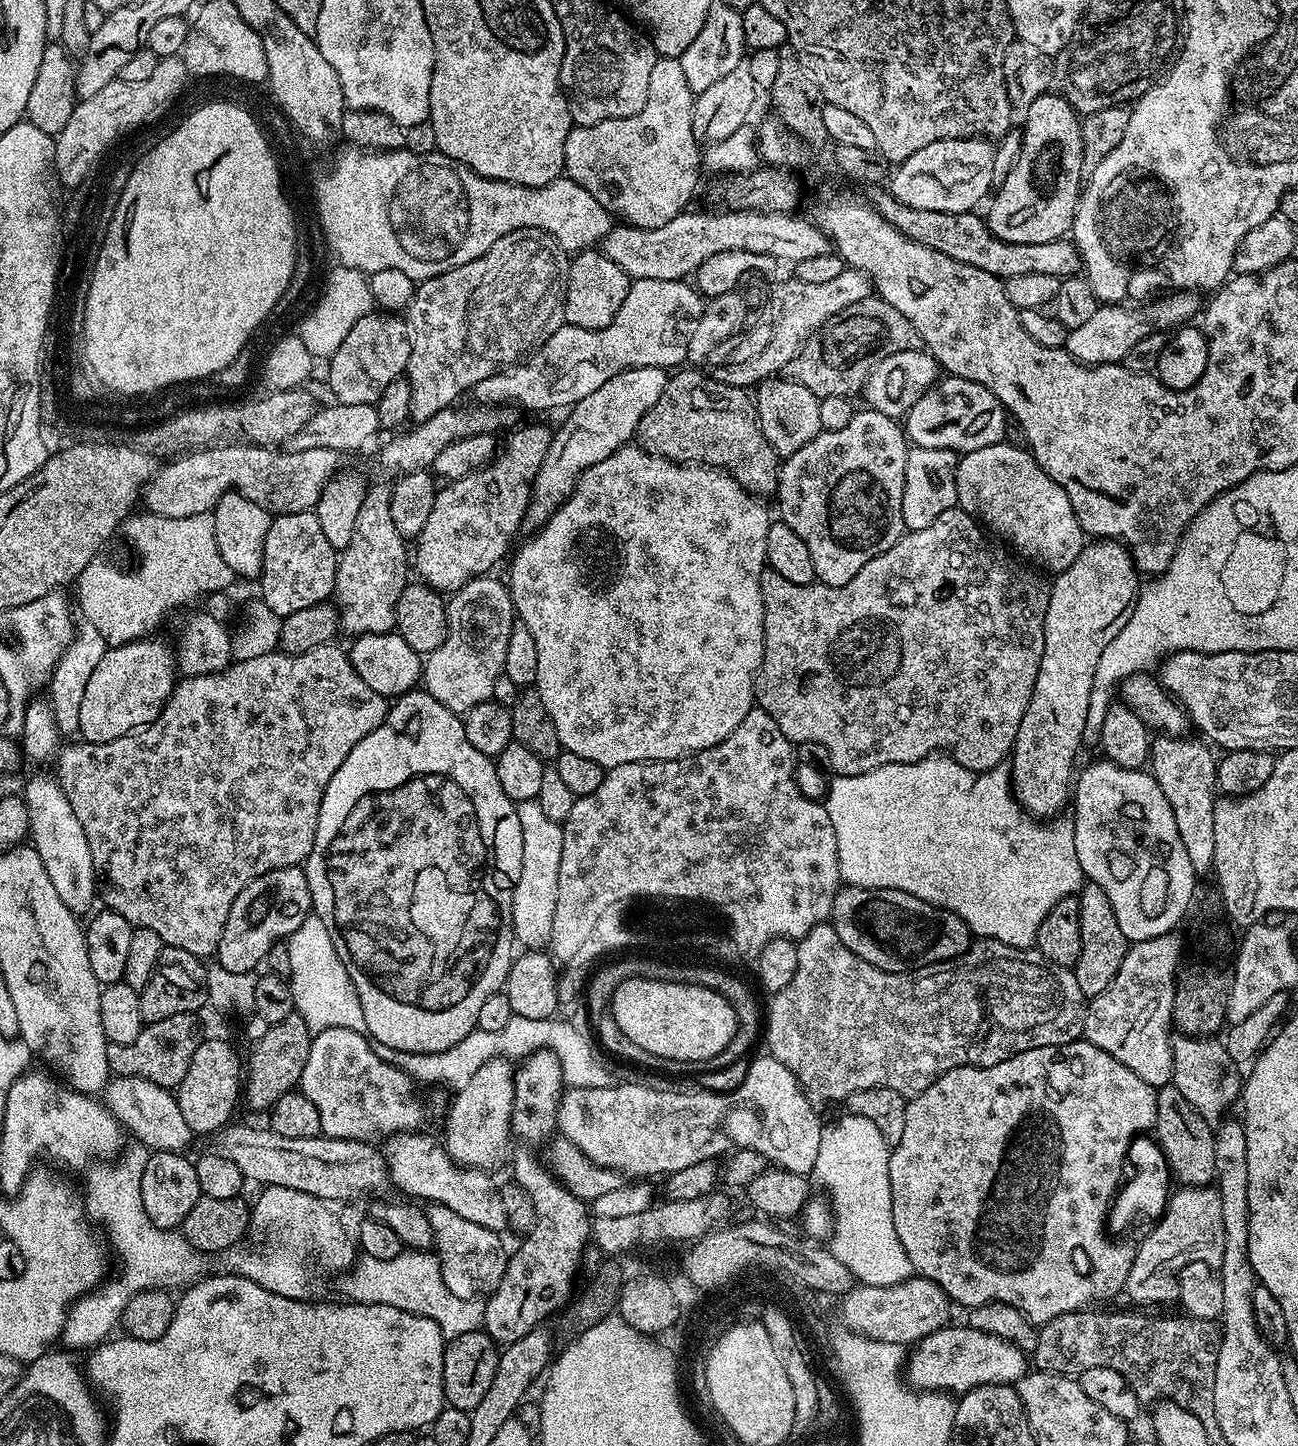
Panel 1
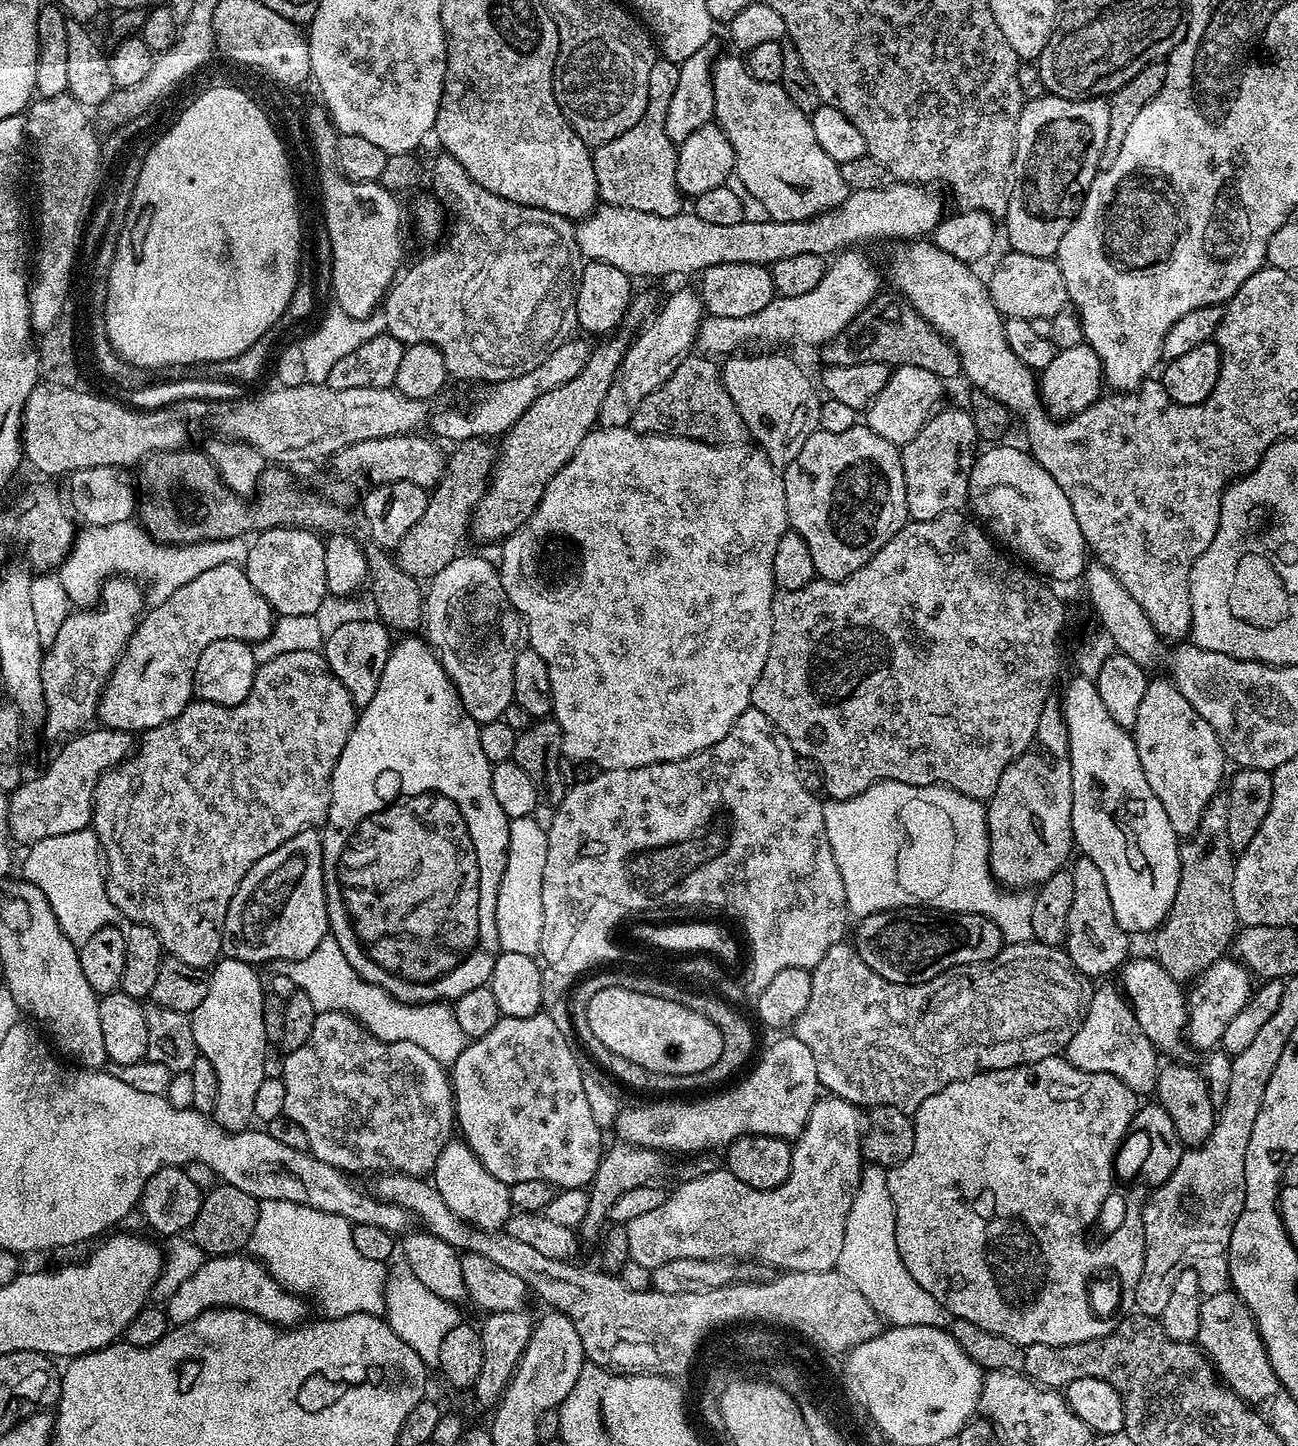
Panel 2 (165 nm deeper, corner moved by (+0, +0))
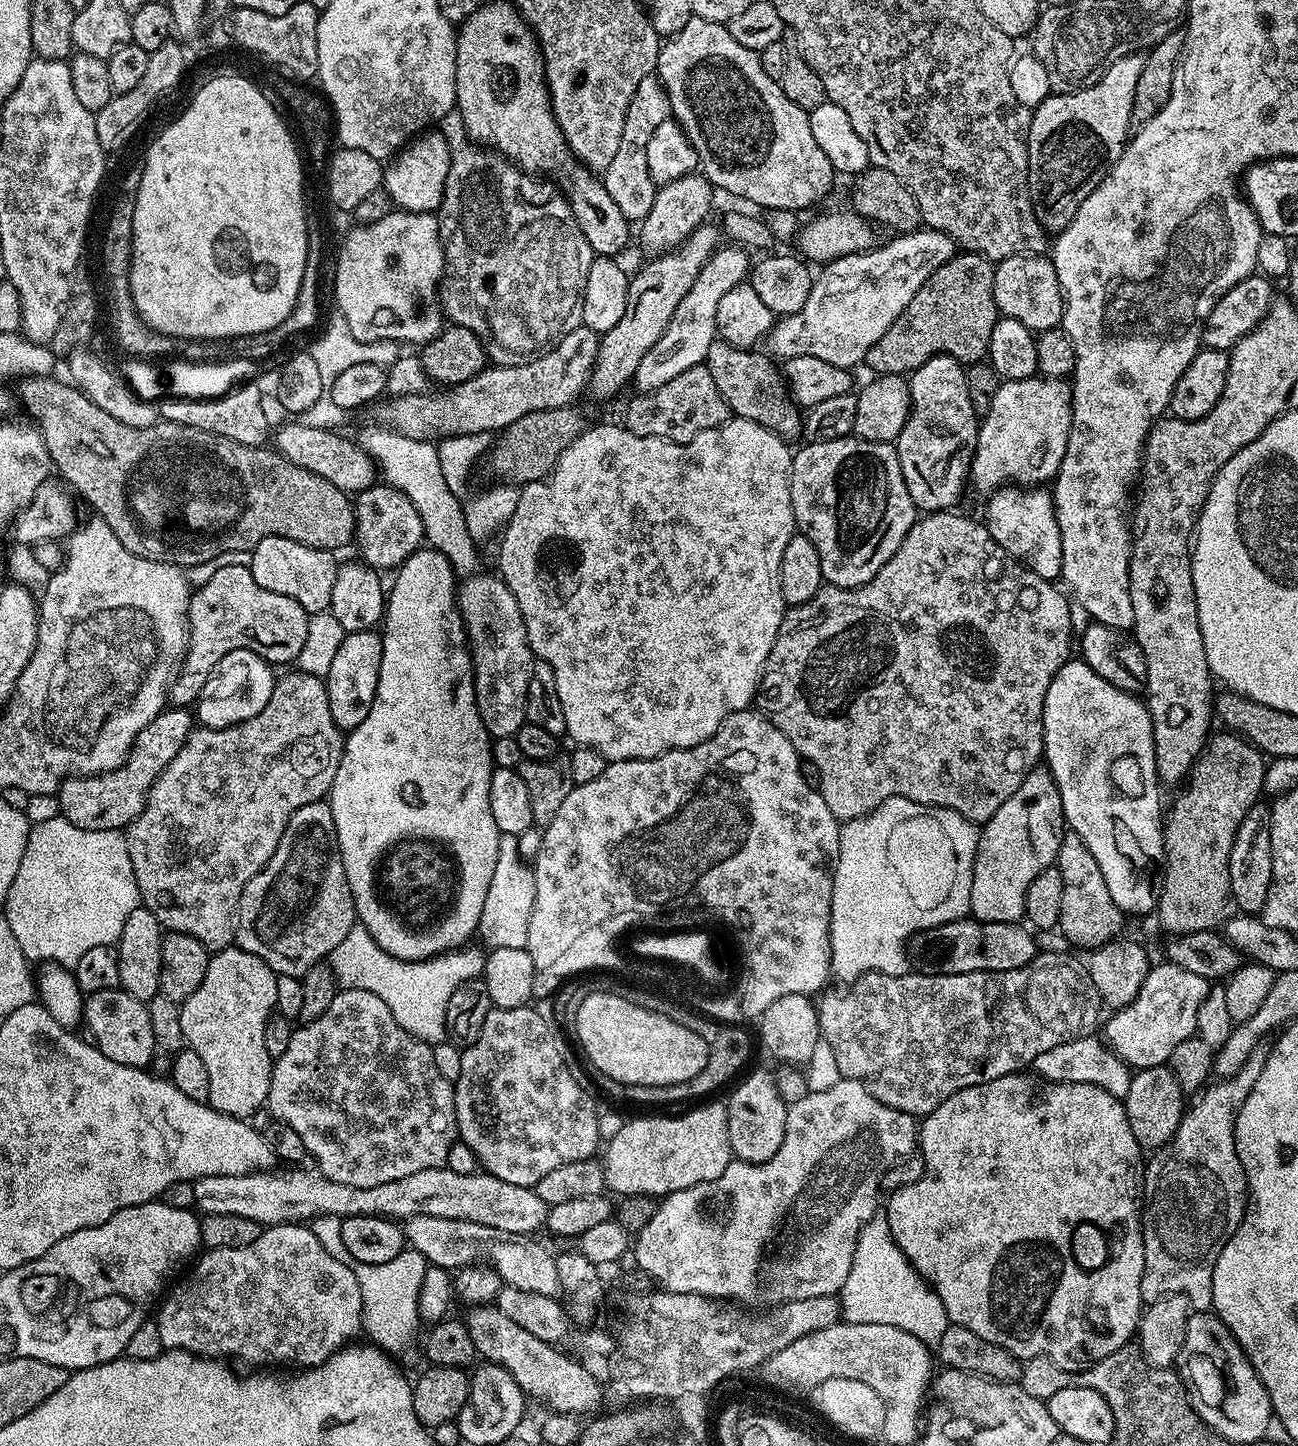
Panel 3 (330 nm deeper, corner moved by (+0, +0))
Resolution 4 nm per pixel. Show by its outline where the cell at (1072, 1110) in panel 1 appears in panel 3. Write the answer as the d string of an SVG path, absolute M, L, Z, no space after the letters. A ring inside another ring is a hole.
M1027 1071L1011 1072L1002 1078L994 1078L990 1082L982 1082L974 1086L966 1086L962 1090L950 1094L950 1098L946 1098L946 1102L942 1102L928 1116L923 1117L918 1124L918 1152L919 1155L924 1157L922 1178L918 1178L918 1182L914 1182L910 1186L902 1186L902 1190L893 1192L887 1197L888 1212L886 1211L886 1219L890 1226L890 1234L894 1238L894 1242L904 1252L904 1257L916 1269L916 1273L931 1284L932 1289L938 1294L938 1298L942 1298L942 1306L946 1306L949 1321L958 1326L966 1326L966 1330L974 1330L974 1334L978 1334L978 1338L986 1338L986 1342L994 1342L994 1346L1002 1346L1010 1354L1017 1356L1021 1362L1035 1356L1045 1356L1053 1360L1062 1370L1078 1372L1081 1368L1089 1368L1091 1364L1097 1364L1099 1360L1106 1358L1108 1356L1108 1311L1106 1311L1108 1308L1108 1198L1112 1198L1114 1188L1126 1188L1126 1190L1142 1188L1142 1160L1140 1164L1142 1149L1139 1142L1134 1138L1134 1130L1130 1130L1130 1122L1126 1118L1123 1099L1102 1090L1098 1086L1049 1084L1048 1081L1041 1080L1039 1076L1029 1074ZM1080 1231L1084 1231L1088 1244L1076 1244L1076 1232ZM1083 1268L1093 1268L1092 1276L1084 1276Z

